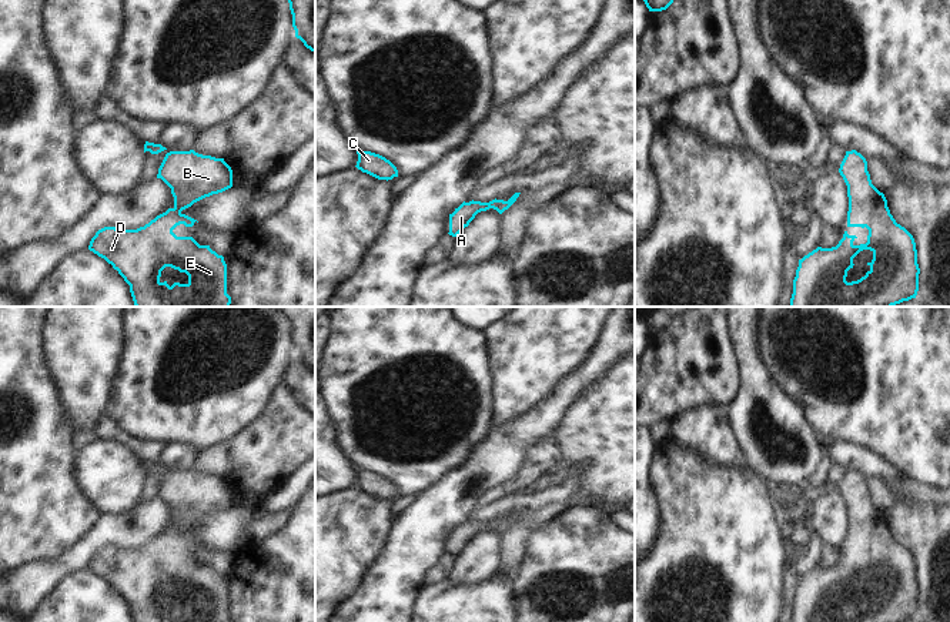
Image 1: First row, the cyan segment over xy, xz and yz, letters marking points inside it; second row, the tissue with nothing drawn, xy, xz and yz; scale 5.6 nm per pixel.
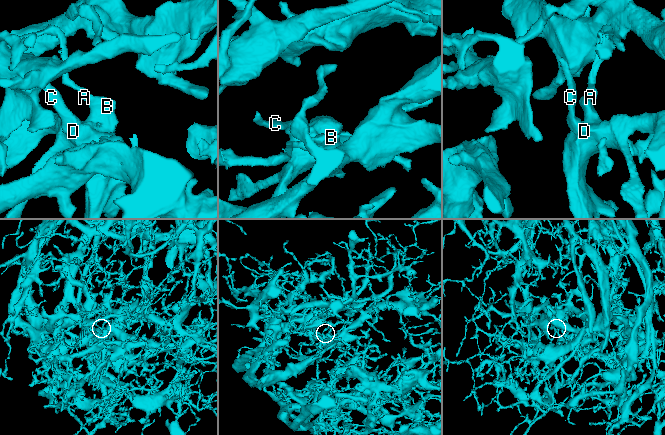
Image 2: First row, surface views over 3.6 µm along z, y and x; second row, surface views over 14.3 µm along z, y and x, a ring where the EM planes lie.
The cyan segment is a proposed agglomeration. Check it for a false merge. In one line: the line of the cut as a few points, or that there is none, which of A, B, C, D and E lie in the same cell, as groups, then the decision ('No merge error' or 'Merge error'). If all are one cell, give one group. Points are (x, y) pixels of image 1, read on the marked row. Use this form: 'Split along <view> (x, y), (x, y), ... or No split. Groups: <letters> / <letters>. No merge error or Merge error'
No split. Groups: A B C D E. No merge error

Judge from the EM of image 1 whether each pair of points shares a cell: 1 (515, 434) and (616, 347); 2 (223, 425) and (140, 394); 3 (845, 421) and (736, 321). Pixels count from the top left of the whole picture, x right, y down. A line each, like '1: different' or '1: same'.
1: same
2: same
3: different

